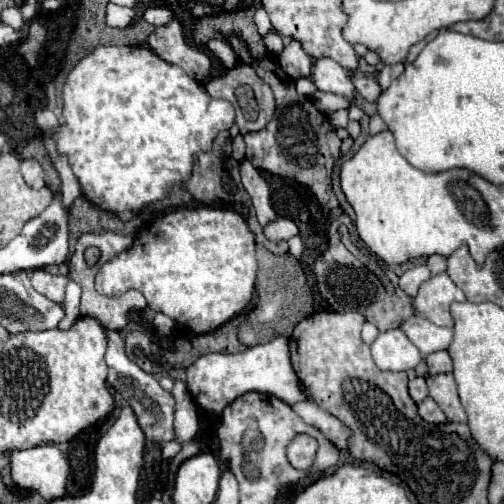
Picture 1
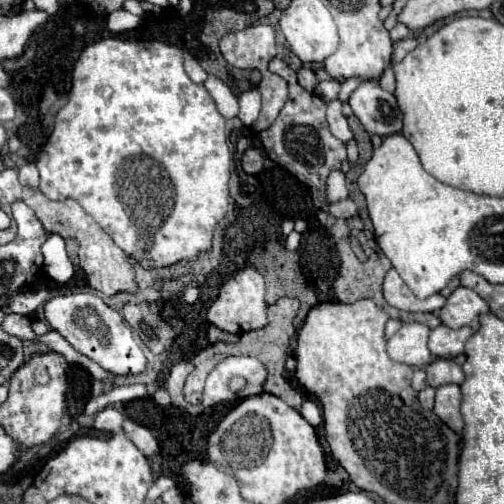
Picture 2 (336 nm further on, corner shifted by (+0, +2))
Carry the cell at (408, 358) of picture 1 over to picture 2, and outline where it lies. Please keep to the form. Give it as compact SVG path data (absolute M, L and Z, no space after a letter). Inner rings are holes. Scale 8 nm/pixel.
M419 322L403 324L401 330L389 338L387 352L393 360L415 366L415 368L425 368L433 356L427 348L431 328Z

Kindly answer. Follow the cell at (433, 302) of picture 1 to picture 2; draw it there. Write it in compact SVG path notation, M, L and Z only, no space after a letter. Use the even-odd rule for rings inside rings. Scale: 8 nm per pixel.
M459 286L449 298L445 308L439 312L439 318L449 328L479 328L479 316L489 314L489 304L473 290Z

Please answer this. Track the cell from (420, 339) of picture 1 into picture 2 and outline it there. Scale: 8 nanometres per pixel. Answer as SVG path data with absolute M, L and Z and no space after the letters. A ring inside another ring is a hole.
M441 324L435 330L431 330L429 350L431 350L431 354L441 356L441 358L459 356L459 354L463 354L465 342L469 340L471 334L473 334L473 330L467 328L467 326L459 328L459 330L453 330L453 328L447 328L447 326Z

